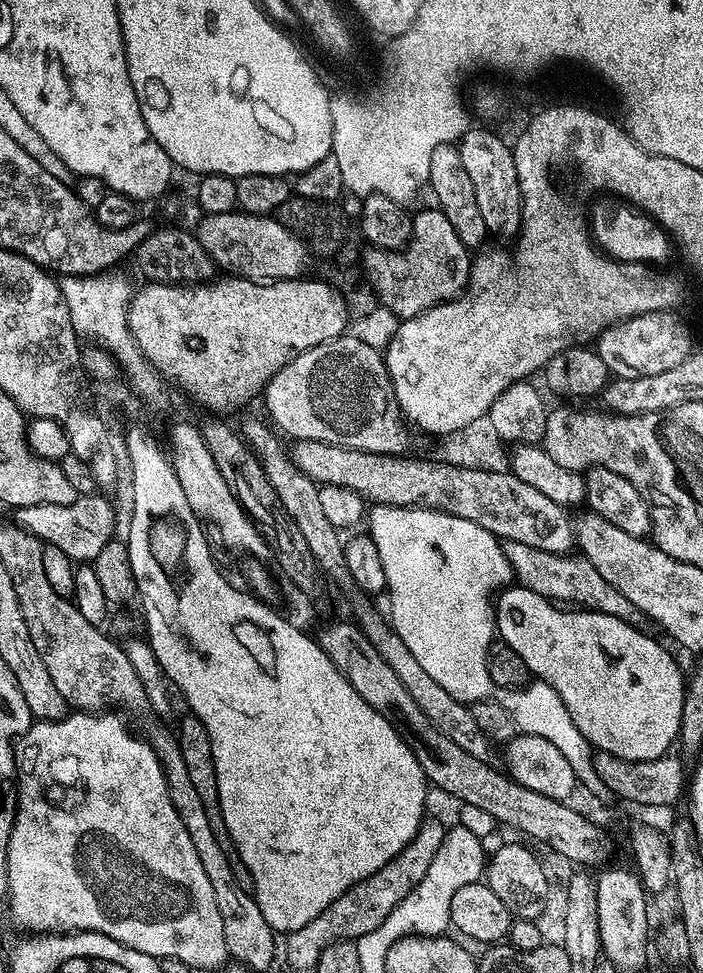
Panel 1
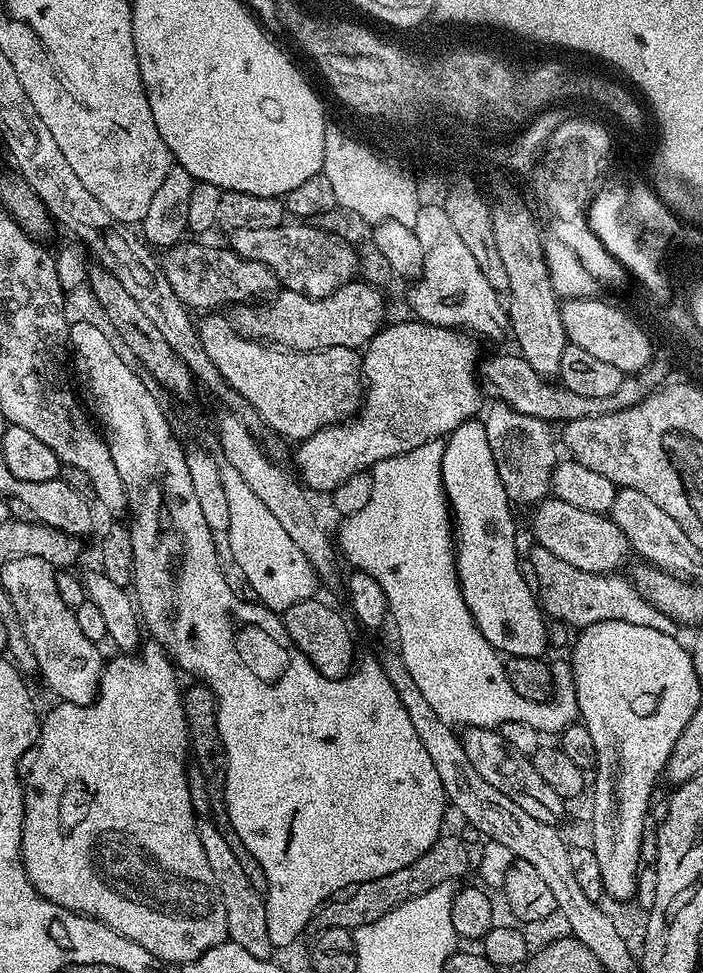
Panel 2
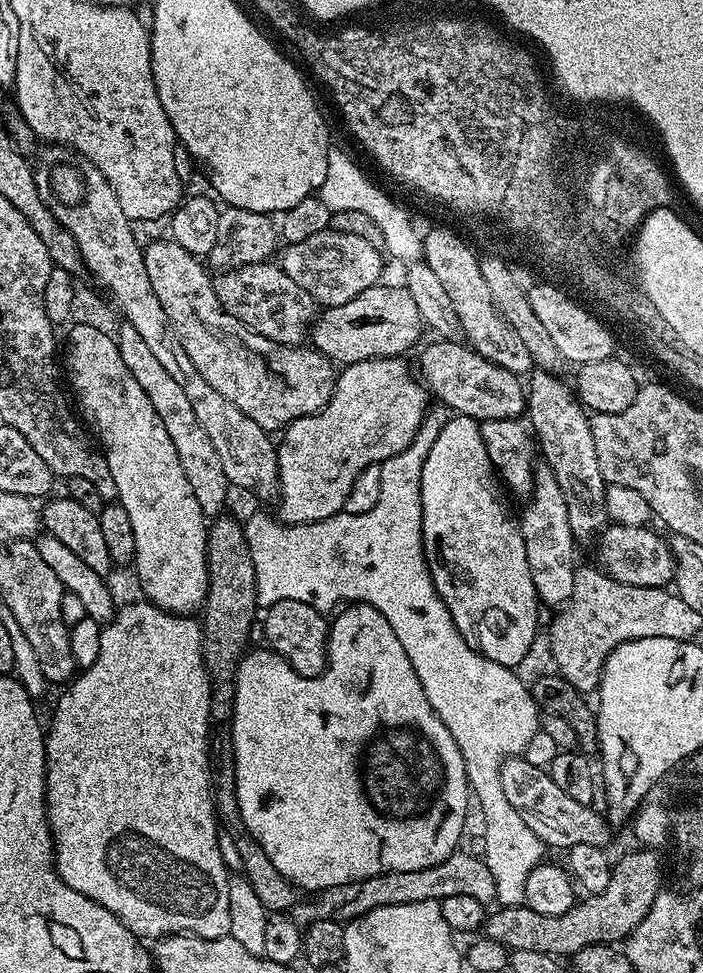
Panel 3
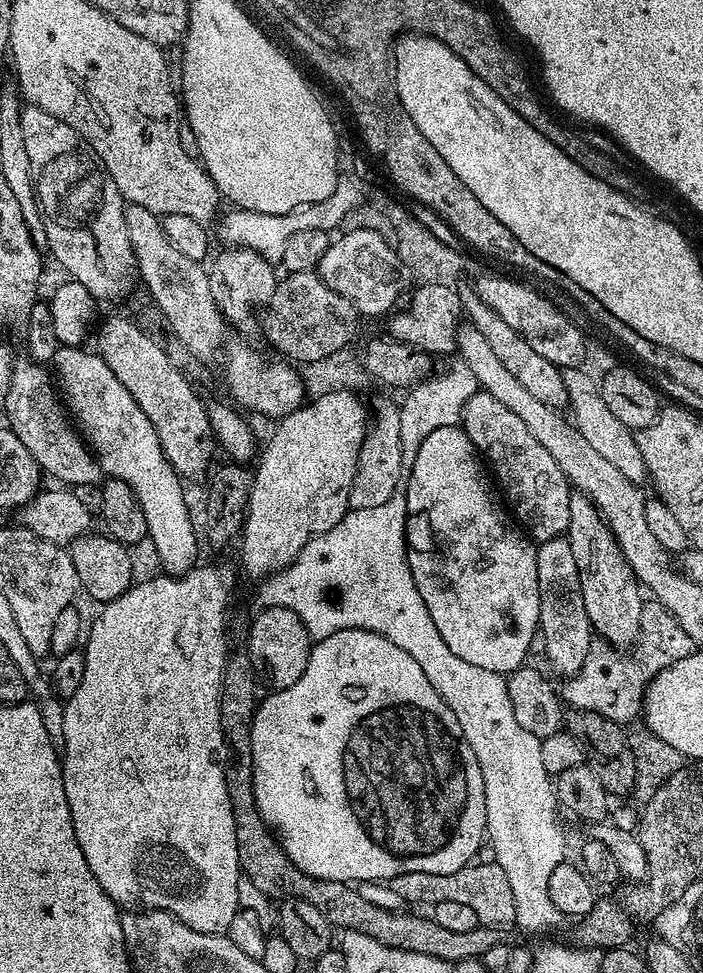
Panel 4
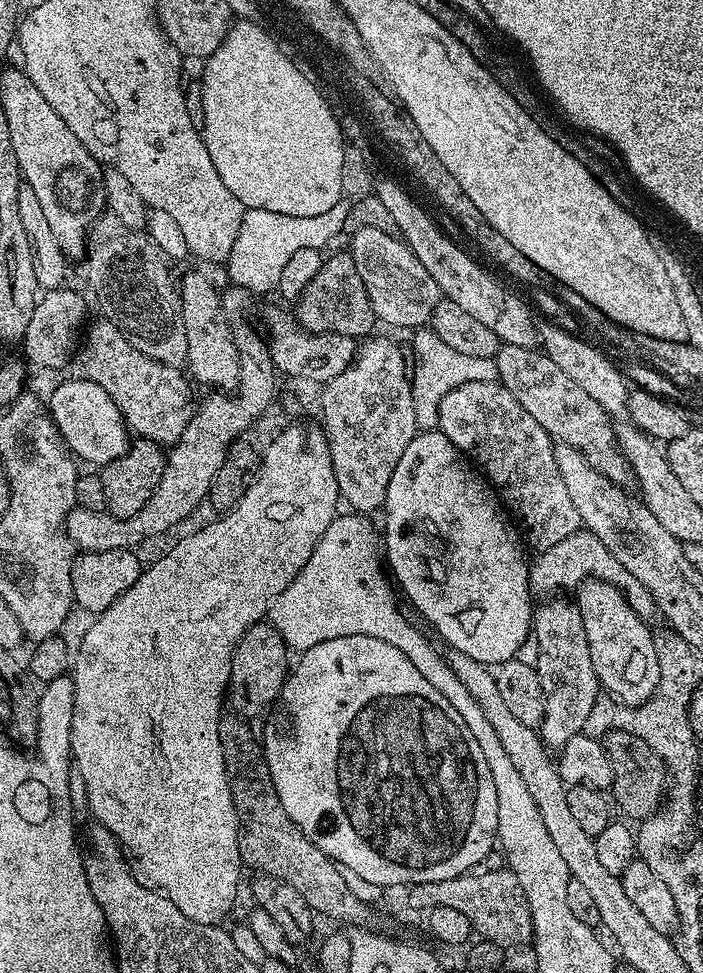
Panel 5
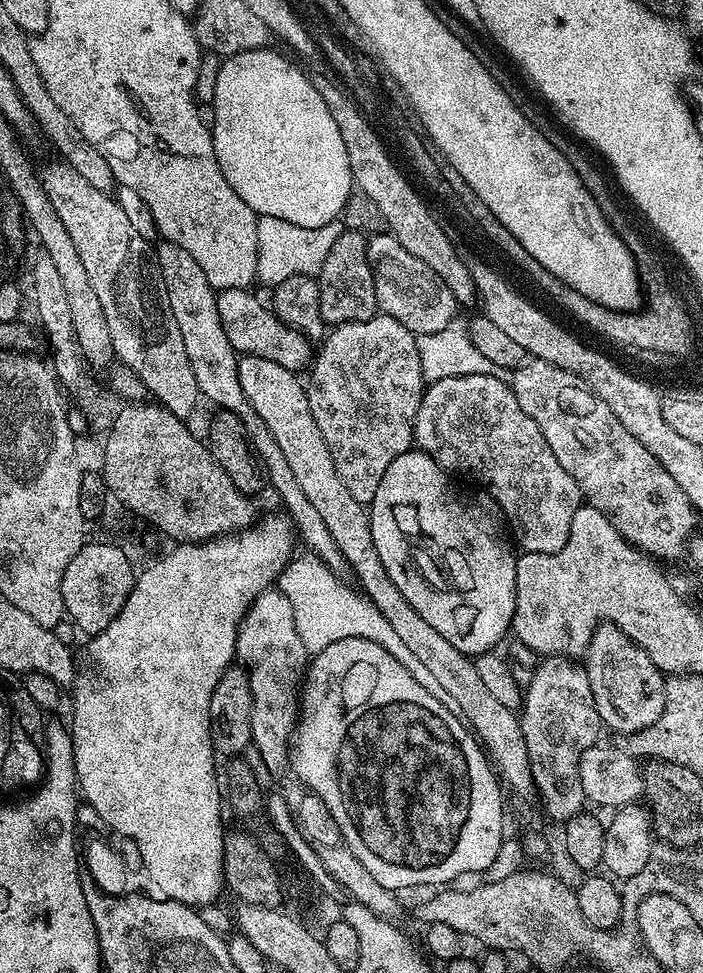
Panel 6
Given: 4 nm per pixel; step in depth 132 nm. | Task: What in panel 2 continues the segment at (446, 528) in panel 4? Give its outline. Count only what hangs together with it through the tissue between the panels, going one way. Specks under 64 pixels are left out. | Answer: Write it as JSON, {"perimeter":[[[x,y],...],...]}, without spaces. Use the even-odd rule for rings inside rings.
{"perimeter":[[[483,419],[462,422],[446,438],[442,482],[454,525],[456,577],[462,598],[480,632],[505,657],[543,657],[548,644],[548,632],[544,629],[546,616],[529,577],[526,572],[524,577],[520,569],[522,556],[516,553],[514,508],[502,486],[502,478],[498,478],[498,466],[494,466]]]}

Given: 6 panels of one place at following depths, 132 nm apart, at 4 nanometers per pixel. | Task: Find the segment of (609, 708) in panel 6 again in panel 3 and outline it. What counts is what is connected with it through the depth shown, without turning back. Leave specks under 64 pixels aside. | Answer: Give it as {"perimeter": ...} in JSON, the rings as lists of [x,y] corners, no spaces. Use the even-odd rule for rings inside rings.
{"perimeter":[[[536,370],[526,380],[526,420],[538,441],[538,452],[544,455],[546,466],[558,478],[562,486],[562,498],[566,498],[566,514],[570,517],[570,530],[577,541],[584,542],[591,536],[599,537],[609,523],[606,508],[606,485],[604,475],[598,466],[598,453],[594,450],[594,434],[589,413],[571,387],[560,381],[559,375]]]}

